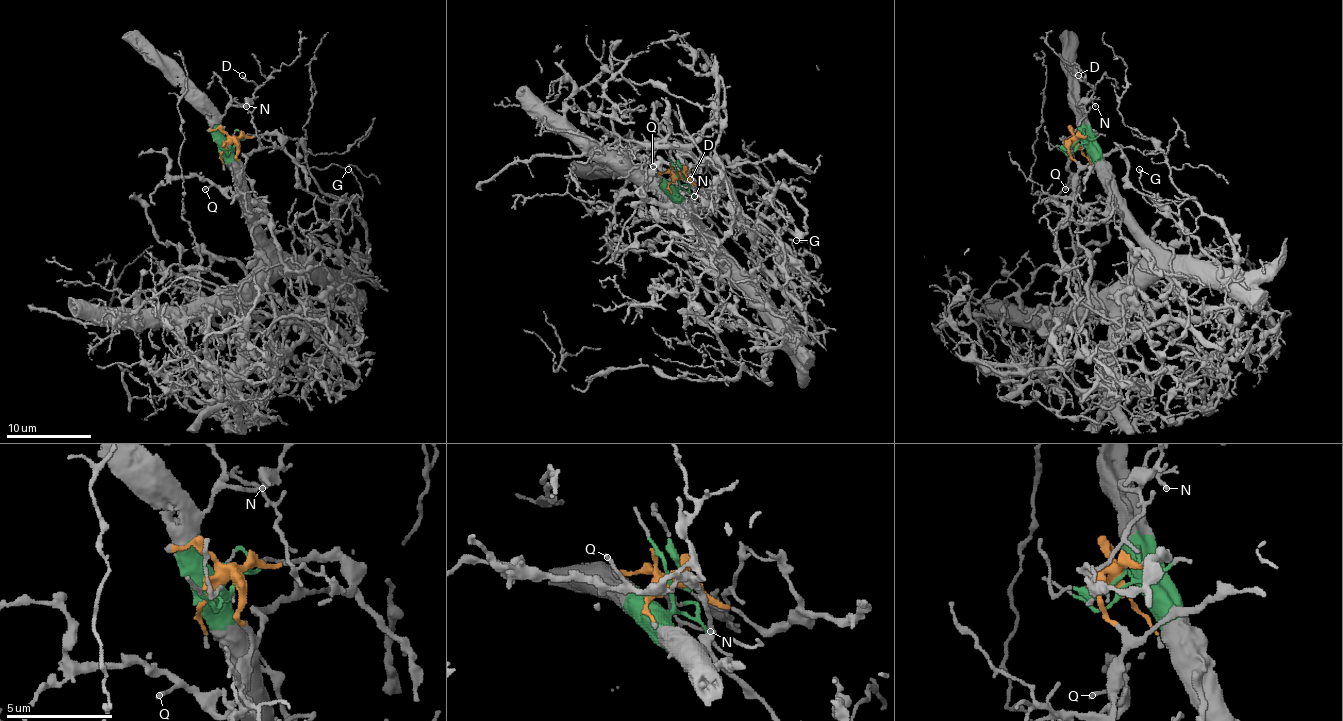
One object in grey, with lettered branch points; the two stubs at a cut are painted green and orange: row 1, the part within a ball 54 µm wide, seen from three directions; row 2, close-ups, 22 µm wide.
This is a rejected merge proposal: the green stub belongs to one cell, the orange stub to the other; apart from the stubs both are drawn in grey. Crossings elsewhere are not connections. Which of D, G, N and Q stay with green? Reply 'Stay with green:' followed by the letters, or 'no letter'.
Stay with green: D, G, N

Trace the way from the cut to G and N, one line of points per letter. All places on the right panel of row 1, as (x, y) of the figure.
G: (1078, 145), (1161, 249), (1229, 281), (1229, 232), (1190, 198), (1150, 198), (1139, 168)
N: (1078, 145), (1084, 142), (1086, 136), (1078, 108), (1088, 100), (1095, 106)

